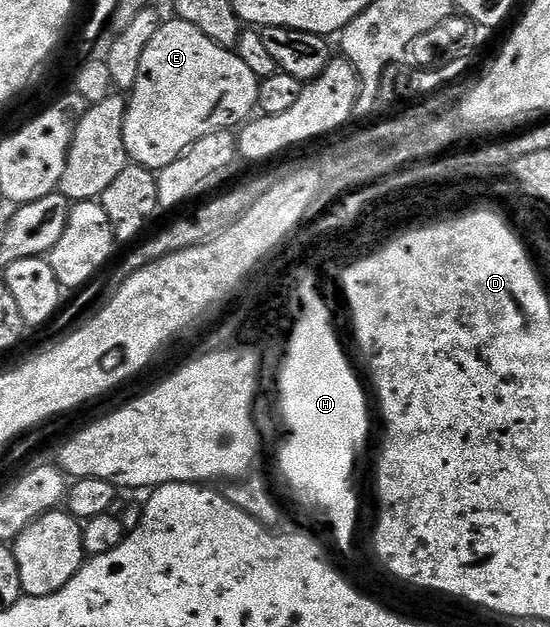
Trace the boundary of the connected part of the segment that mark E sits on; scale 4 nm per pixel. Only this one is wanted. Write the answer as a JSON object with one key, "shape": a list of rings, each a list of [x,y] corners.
{"shape":[[[170,19],[166,25],[165,22],[158,24],[151,43],[147,43],[139,59],[139,75],[127,97],[128,109],[122,137],[128,160],[134,165],[156,171],[175,163],[175,159],[179,159],[179,155],[195,143],[195,139],[203,139],[203,135],[211,135],[211,131],[220,129],[236,130],[254,116],[260,86],[258,77],[236,51],[219,47],[219,43],[211,43],[199,27],[191,27],[191,23],[176,19]]]}

